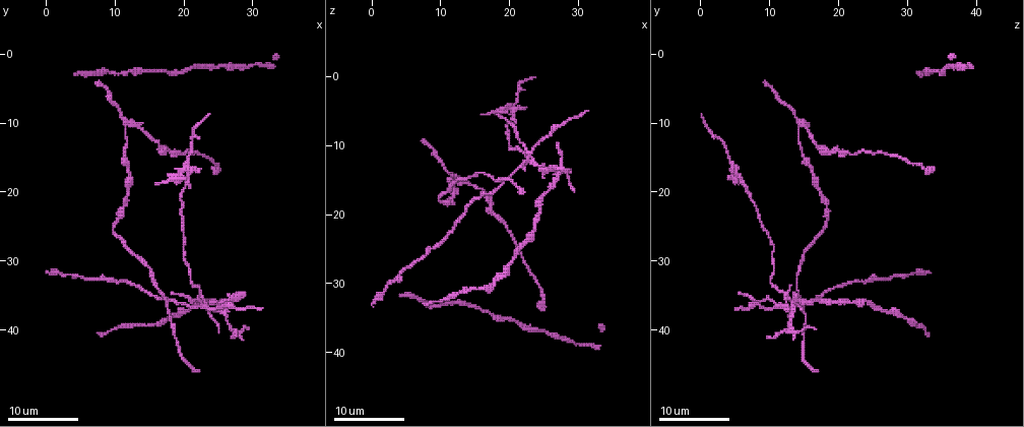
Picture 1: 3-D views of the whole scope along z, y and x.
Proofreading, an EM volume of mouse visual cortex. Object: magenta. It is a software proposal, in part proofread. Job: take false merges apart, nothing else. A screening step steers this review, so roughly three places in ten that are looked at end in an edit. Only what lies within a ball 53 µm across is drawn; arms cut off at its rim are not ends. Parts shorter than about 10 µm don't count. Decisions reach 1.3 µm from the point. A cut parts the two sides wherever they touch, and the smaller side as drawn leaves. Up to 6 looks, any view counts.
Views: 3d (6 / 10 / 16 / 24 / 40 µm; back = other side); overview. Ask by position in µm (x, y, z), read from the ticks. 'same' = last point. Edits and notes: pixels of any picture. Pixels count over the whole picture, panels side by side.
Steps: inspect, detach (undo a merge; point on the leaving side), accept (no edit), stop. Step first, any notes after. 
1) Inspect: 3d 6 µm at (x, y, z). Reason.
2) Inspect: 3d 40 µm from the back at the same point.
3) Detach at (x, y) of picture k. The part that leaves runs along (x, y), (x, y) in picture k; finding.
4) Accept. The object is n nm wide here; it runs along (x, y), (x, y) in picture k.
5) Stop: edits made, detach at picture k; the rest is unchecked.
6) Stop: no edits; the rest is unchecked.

Inspect: 3d 10 µm at (23.0, 15.0, 28.5).

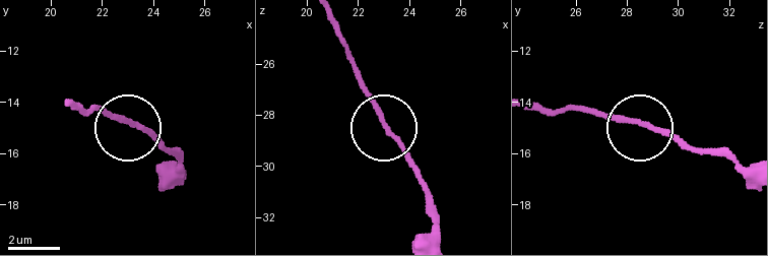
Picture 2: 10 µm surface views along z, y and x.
Accept. It runs along (529, 104), (628, 117), (674, 132), (698, 149) in picture 2; continuous, no second cell.

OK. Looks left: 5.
Inspect: 3d 10 µm at (27.0, 35.5, 14.0). Sharp bend.

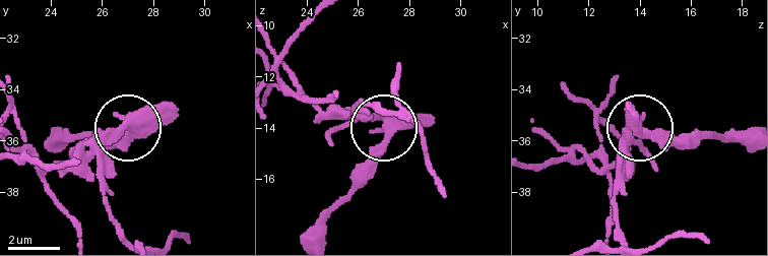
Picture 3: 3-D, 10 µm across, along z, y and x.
Inspect: 3d 10 µm from the back at (27.0, 35.6, 13.9).

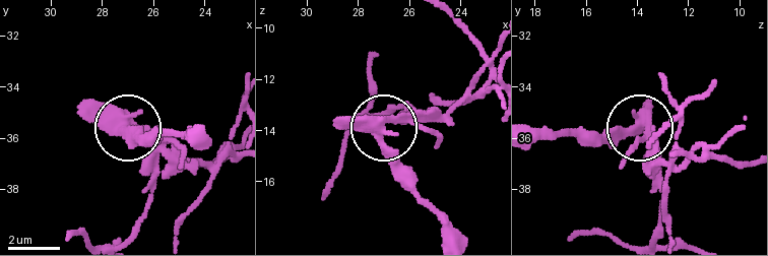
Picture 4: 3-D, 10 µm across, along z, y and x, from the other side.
Detach at (414, 121) of picture 4. The part that leaves runs along (382, 116), (433, 116), (494, 87) in picture 4; a second cell is stuck on.

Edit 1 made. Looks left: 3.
Inspect: 3d 10 µm at (14.5, 31.0, 14.5). A narrow waist.

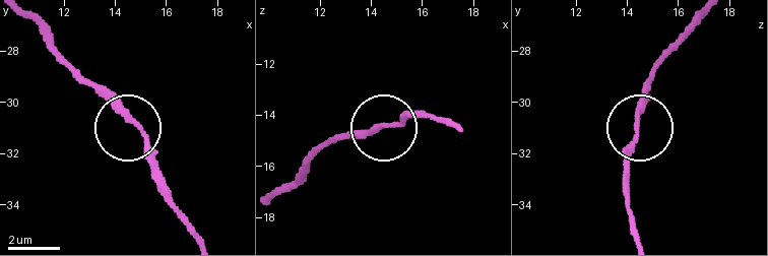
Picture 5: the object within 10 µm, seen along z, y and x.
Accept. It runs along (698, 22), (654, 68), (651, 94), (626, 167), (626, 197) in picture 5; continuous, no second cell.

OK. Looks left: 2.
Stop: edits made, detach at picture 4; the rest is unchecked.

